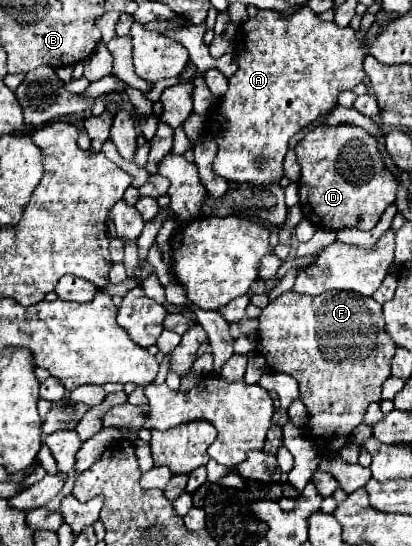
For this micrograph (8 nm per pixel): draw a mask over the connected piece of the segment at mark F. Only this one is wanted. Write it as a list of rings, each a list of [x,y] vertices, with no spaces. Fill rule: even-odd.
[[[284,292],[272,300],[258,318],[258,352],[266,358],[266,366],[274,372],[292,374],[300,384],[300,400],[308,408],[308,434],[322,456],[334,454],[350,442],[352,430],[362,422],[370,402],[380,400],[382,382],[390,376],[390,360],[396,344],[384,332],[382,306],[370,296],[356,296],[352,292],[326,292],[320,296],[306,296],[298,292]]]

